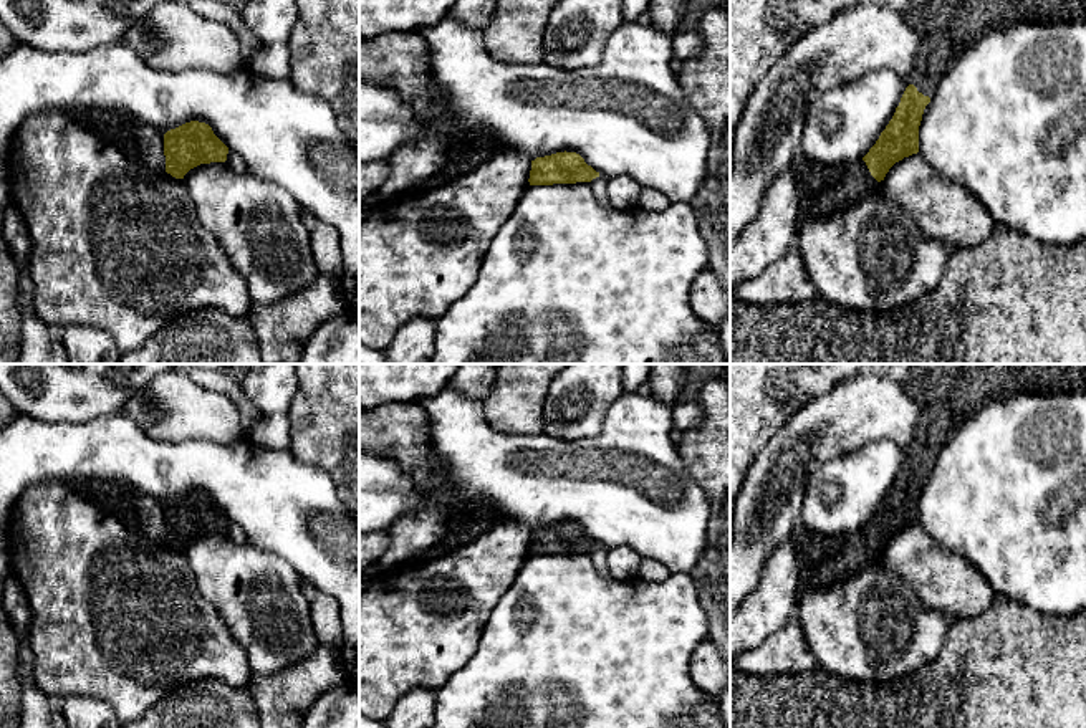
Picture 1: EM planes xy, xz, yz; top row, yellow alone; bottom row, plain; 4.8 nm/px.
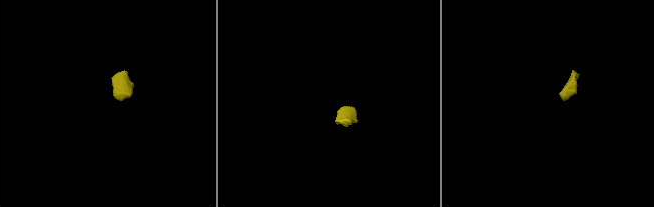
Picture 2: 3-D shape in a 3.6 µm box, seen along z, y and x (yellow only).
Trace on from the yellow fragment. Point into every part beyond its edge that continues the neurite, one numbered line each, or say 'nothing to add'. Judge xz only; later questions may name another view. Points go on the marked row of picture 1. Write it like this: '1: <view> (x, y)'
nothing to add

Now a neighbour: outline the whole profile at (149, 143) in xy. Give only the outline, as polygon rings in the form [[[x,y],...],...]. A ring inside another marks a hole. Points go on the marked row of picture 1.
[[[129,119],[129,126],[132,141],[139,151],[136,159],[156,172],[166,172],[164,134],[141,121]]]

